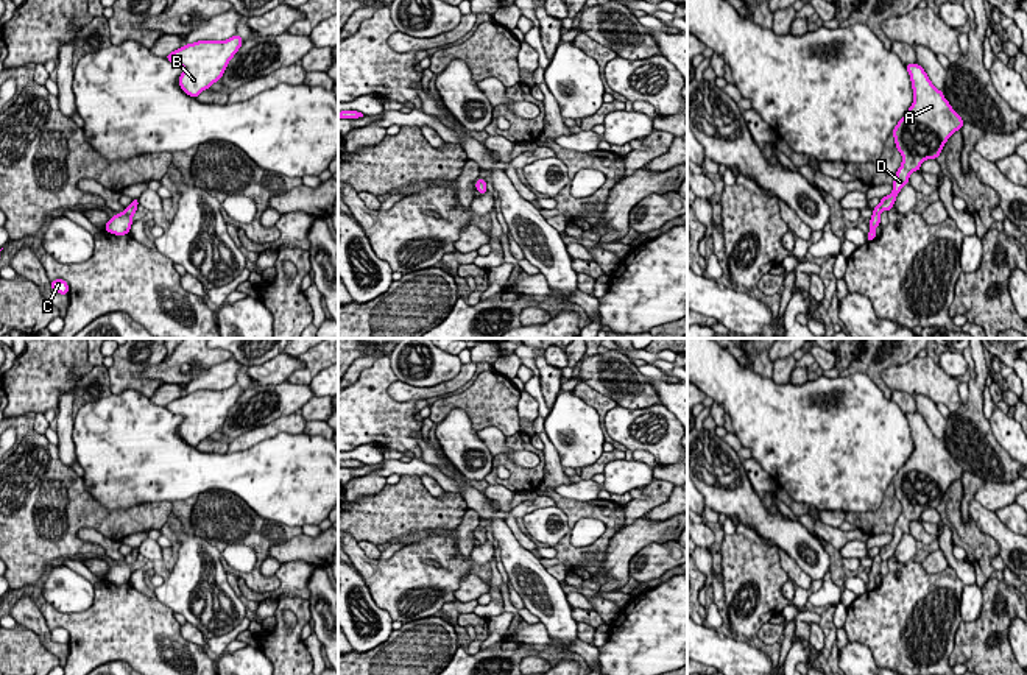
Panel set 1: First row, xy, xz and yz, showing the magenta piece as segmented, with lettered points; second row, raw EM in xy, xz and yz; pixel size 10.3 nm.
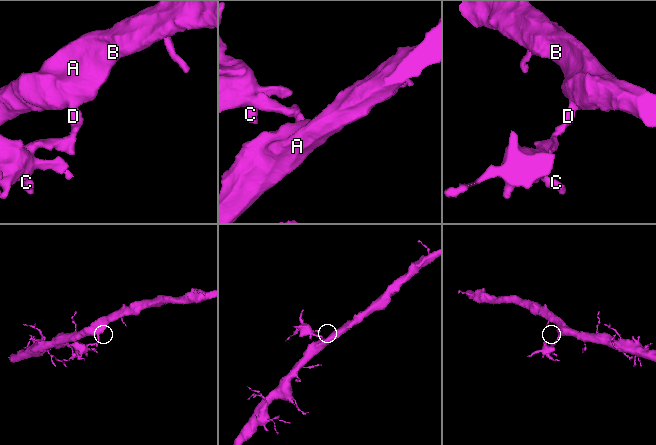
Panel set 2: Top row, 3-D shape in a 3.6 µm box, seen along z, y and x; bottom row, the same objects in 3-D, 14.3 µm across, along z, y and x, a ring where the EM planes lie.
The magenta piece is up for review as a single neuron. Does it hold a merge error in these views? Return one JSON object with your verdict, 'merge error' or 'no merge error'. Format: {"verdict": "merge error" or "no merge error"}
{"verdict": "no merge error"}

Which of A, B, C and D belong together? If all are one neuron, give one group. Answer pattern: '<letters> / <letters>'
A B C D

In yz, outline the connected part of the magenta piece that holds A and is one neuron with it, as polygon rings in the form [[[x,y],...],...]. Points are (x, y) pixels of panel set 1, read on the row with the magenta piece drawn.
[[[905,64],[905,67],[912,81],[913,103],[891,131],[902,162],[896,171],[891,193],[881,198],[873,209],[868,242],[876,239],[881,214],[895,206],[898,193],[909,184],[910,173],[919,171],[926,159],[937,159],[948,139],[965,123],[919,64]]]

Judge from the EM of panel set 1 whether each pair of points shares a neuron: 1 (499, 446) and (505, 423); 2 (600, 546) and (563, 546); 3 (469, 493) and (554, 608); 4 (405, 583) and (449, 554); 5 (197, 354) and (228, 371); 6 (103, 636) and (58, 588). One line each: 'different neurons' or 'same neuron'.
1: different neurons
2: same neuron
3: same neuron
4: same neuron
5: different neurons
6: different neurons

